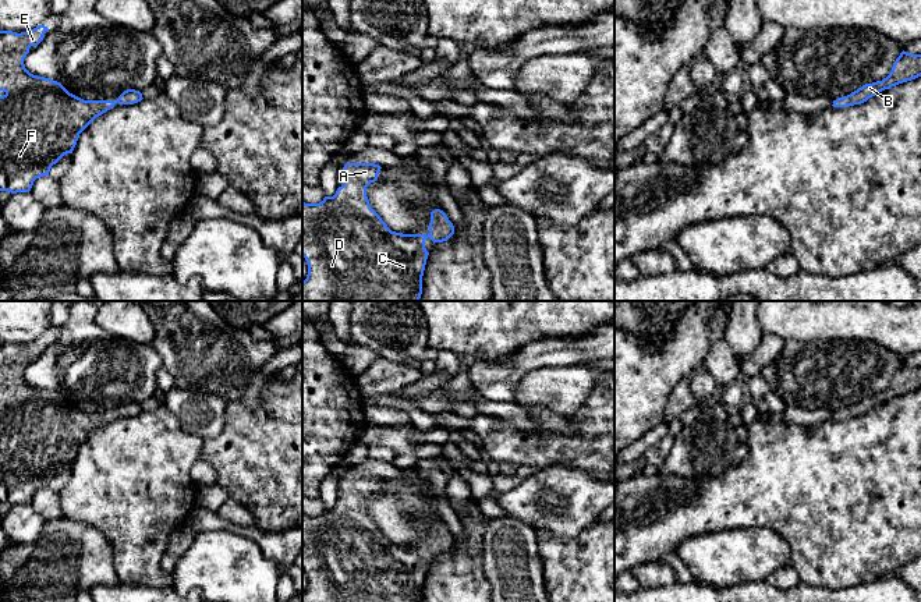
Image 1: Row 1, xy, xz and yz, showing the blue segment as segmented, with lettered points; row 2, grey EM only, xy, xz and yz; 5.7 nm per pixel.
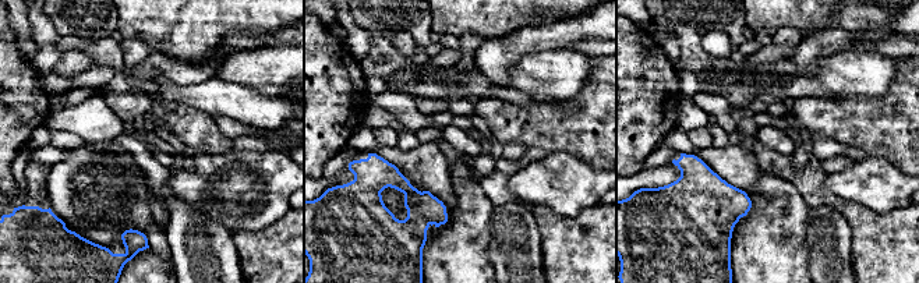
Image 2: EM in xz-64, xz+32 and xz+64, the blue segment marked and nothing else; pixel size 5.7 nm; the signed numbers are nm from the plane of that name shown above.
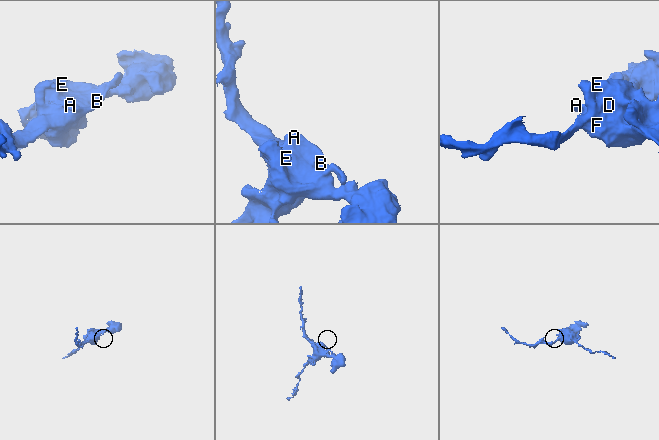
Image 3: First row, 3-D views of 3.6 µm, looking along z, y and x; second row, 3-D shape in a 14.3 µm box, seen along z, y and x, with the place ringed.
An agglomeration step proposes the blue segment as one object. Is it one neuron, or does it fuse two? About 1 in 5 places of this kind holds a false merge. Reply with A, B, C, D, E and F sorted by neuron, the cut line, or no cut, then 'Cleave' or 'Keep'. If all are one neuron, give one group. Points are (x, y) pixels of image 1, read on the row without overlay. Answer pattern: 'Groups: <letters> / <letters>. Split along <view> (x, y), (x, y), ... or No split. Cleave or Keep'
Groups: A B C D E F. No split. Keep

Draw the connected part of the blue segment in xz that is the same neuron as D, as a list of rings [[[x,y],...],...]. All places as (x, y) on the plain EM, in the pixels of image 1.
[[[346,475],[343,497],[319,516],[302,514],[302,569],[308,587],[302,602],[422,602],[422,588],[429,564],[425,552],[447,553],[454,538],[440,521],[431,524],[429,546],[392,543],[371,520],[366,499],[378,492],[380,478]]]

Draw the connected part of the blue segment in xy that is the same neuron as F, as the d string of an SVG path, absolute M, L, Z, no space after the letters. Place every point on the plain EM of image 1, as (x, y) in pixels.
M39 337L26 344L0 343L0 503L29 504L33 493L49 488L53 477L72 465L79 446L99 428L118 417L141 414L142 406L124 403L114 412L84 412L60 394L31 386L24 376L31 358L38 358L47 344Z

